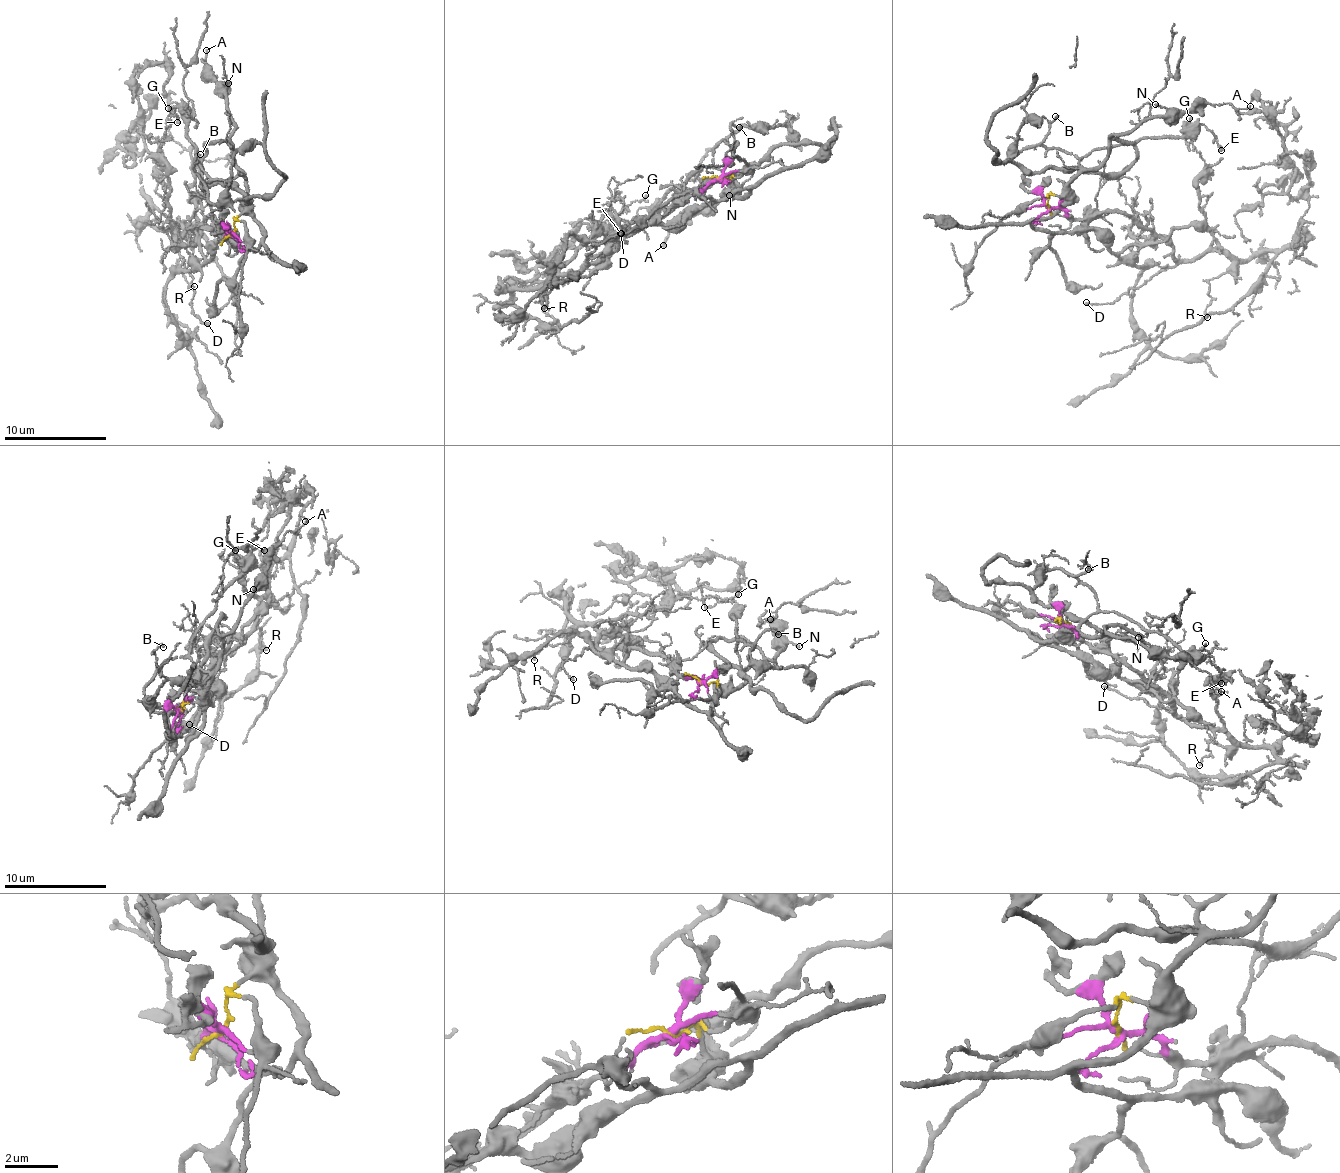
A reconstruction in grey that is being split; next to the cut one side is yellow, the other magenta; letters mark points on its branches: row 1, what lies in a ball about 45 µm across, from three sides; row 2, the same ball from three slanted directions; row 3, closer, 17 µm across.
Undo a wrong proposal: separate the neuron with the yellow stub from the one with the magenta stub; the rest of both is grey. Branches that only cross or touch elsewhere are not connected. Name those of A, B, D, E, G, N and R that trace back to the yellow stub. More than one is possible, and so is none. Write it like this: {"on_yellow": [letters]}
{"on_yellow": ["A", "B", "E", "N"]}

